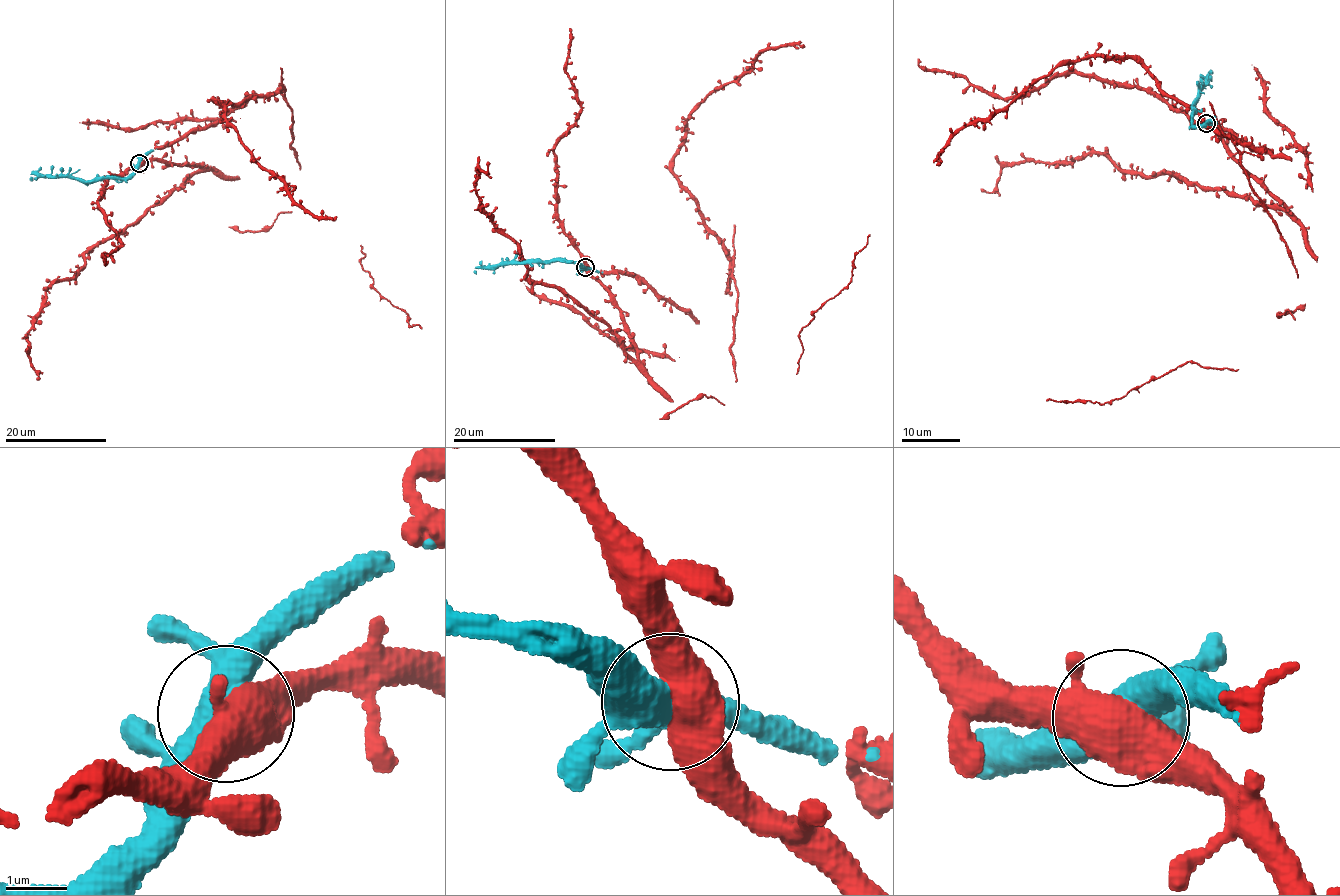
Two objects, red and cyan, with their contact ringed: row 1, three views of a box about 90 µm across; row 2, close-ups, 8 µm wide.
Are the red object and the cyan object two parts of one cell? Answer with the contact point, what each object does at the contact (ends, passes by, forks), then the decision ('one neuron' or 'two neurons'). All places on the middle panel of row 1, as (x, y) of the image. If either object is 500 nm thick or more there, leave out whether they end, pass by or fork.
(585, 267) | red forks | cyan forks | one neuron

